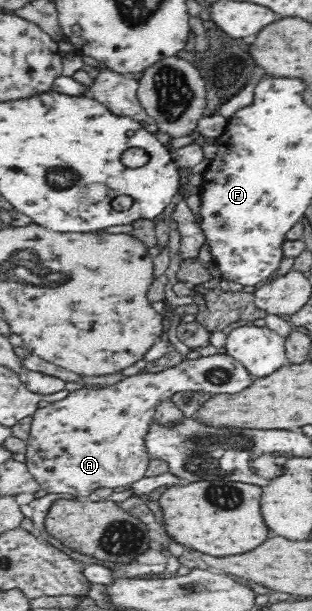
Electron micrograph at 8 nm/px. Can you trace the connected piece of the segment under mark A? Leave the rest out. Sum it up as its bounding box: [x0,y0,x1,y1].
[25,354,255,499]

